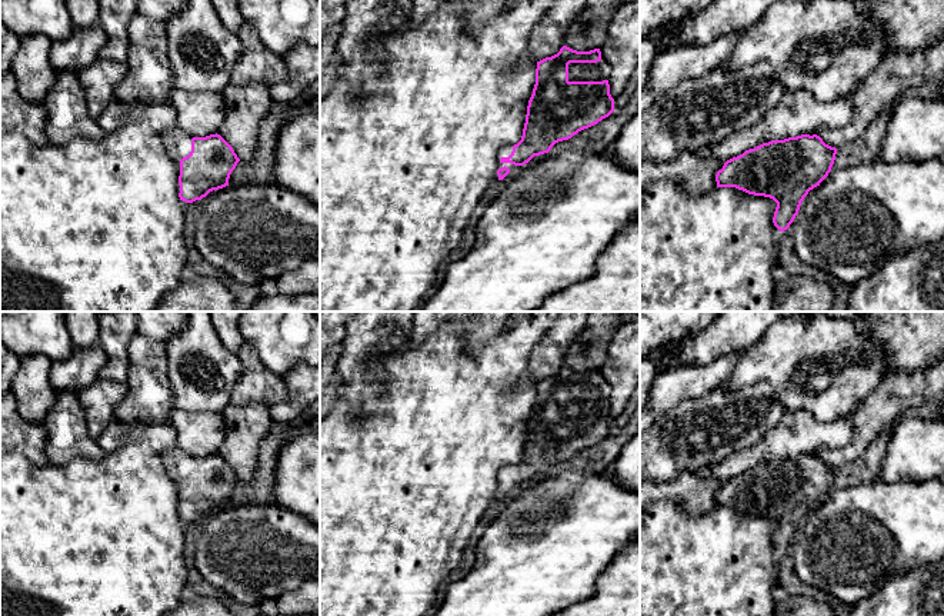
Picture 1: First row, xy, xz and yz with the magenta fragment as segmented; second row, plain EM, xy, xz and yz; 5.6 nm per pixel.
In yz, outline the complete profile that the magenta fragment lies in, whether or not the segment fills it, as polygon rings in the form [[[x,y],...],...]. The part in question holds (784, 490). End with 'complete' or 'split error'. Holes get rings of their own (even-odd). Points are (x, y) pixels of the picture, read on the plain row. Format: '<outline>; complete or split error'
[[[817,454],[771,460],[727,480],[715,495],[717,507],[735,507],[748,515],[773,519],[777,523],[773,543],[784,552],[794,542],[808,512],[828,496],[835,475],[837,469],[825,465]]]; complete

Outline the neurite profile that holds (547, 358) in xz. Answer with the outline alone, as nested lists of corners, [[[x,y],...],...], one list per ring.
[[[560,312],[553,326],[533,349],[528,362],[528,379],[540,382],[560,372],[574,339],[586,327],[591,312]]]

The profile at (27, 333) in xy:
[[[20,312],[0,317],[0,340],[21,360],[34,354],[46,356],[51,363],[73,354],[74,344],[66,324],[66,312]]]

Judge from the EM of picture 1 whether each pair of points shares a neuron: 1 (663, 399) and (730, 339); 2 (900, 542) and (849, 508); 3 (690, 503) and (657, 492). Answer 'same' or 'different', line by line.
1: different
2: same
3: same

